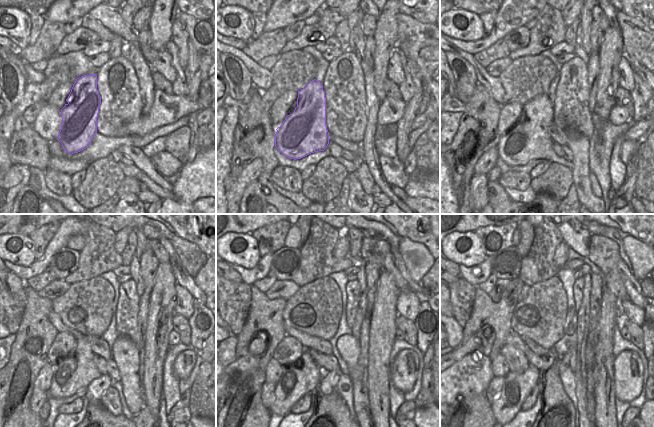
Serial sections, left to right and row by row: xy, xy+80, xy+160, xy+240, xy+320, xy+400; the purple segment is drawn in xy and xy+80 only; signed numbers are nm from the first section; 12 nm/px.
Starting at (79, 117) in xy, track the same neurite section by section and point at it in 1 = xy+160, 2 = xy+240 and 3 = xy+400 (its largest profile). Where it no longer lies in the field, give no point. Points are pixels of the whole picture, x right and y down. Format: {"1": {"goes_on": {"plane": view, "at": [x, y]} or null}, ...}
{"1": {"goes_on": {"plane": "xy+160", "at": [529, 139]}}, "2": {"goes_on": {"plane": "xy+240", "at": [77, 370]}}, "3": {"goes_on": {"plane": "xy+400", "at": [516, 387]}}}

